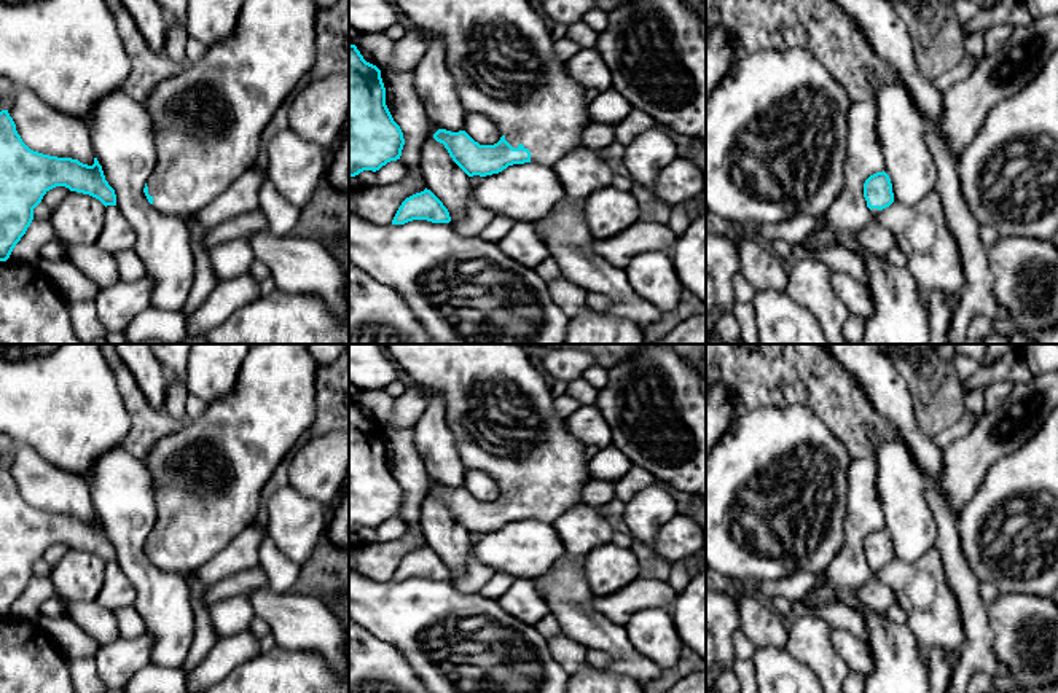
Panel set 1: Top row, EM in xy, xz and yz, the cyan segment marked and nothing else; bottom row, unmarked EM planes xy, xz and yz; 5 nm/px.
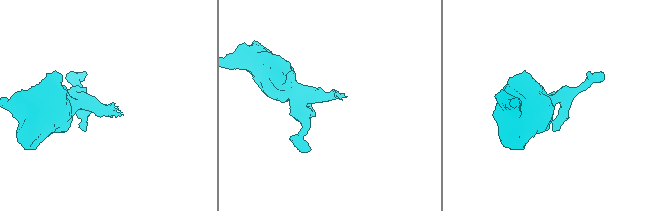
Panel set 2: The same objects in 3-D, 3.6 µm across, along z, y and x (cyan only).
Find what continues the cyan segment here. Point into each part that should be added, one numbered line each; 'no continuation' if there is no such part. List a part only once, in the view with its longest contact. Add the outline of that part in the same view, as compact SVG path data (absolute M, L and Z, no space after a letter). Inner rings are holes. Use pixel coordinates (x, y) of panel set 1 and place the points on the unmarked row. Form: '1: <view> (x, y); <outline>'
1: xz (497, 402); M384 344L384 350L409 384L421 387L427 397L443 397L446 424L465 472L489 475L513 505L523 500L532 519L548 524L583 503L583 486L591 480L586 446L569 433L566 417L554 409L550 379L521 344Z

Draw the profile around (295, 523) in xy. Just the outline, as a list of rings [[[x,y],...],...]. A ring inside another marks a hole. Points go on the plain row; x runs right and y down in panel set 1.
[[[292,484],[277,489],[266,503],[264,531],[298,567],[304,566],[327,527],[327,507]]]

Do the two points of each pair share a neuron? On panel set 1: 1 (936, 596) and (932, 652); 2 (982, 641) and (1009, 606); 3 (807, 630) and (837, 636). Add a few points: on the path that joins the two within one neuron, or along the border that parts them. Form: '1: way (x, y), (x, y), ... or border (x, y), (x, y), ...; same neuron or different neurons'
1: border (928, 644), (948, 650); different neurons
2: border (987, 606), (991, 649), (1004, 666); different neurons
3: border (830, 628), (830, 644), (848, 668); different neurons

